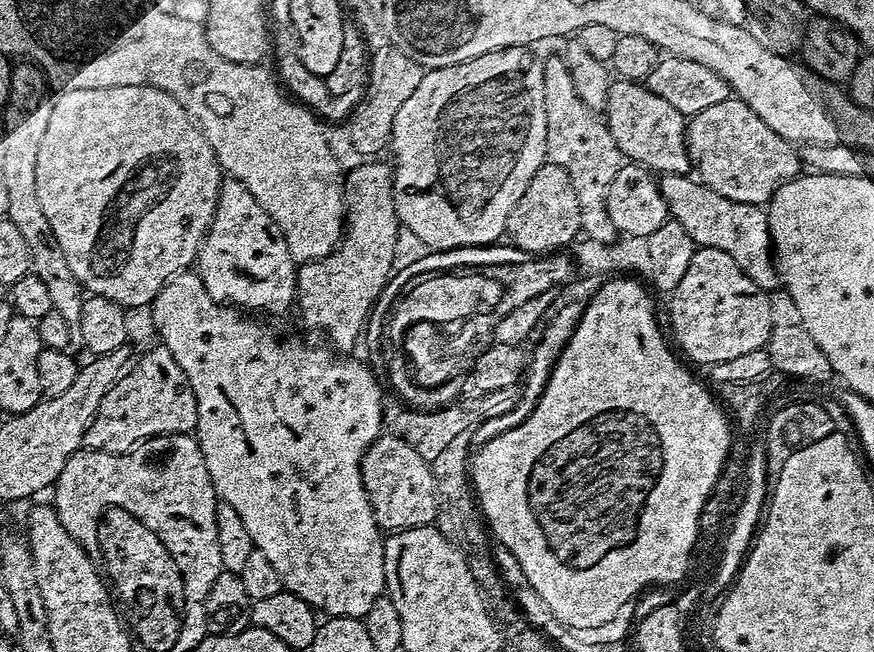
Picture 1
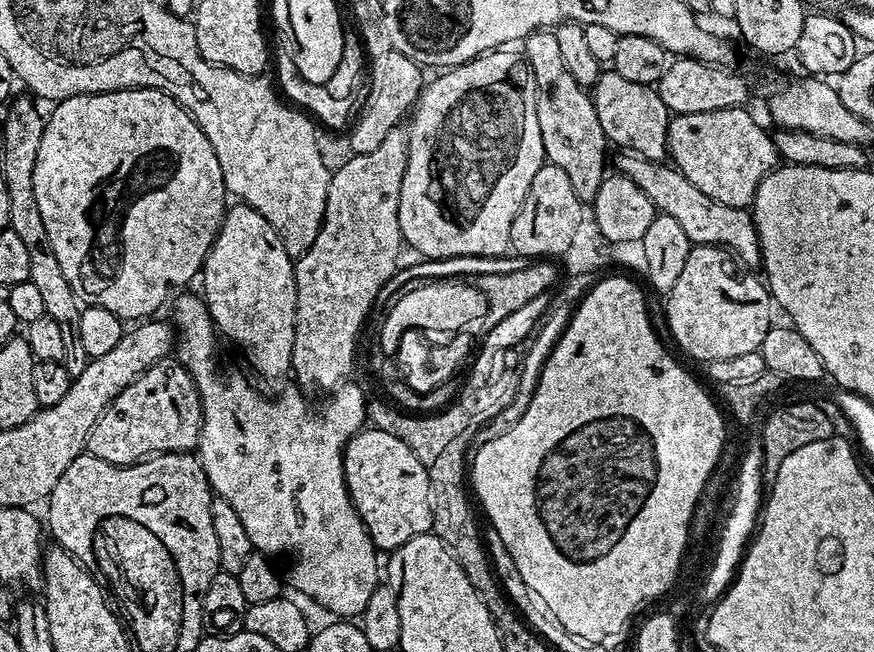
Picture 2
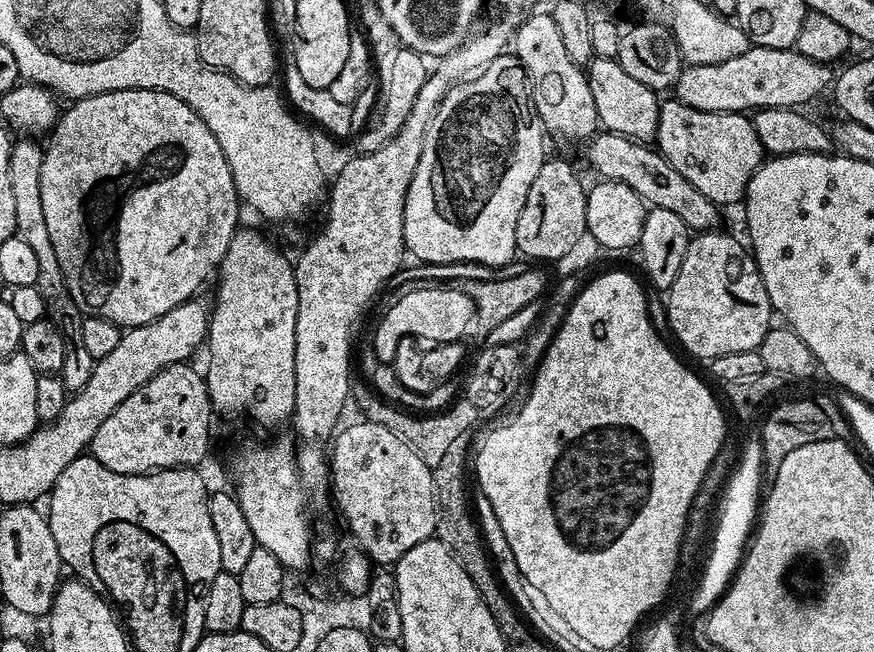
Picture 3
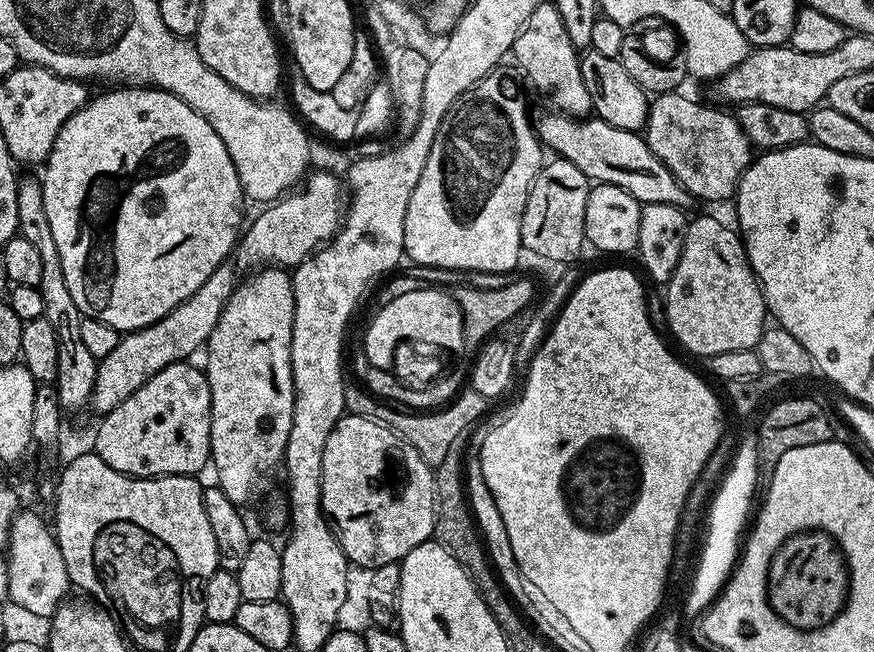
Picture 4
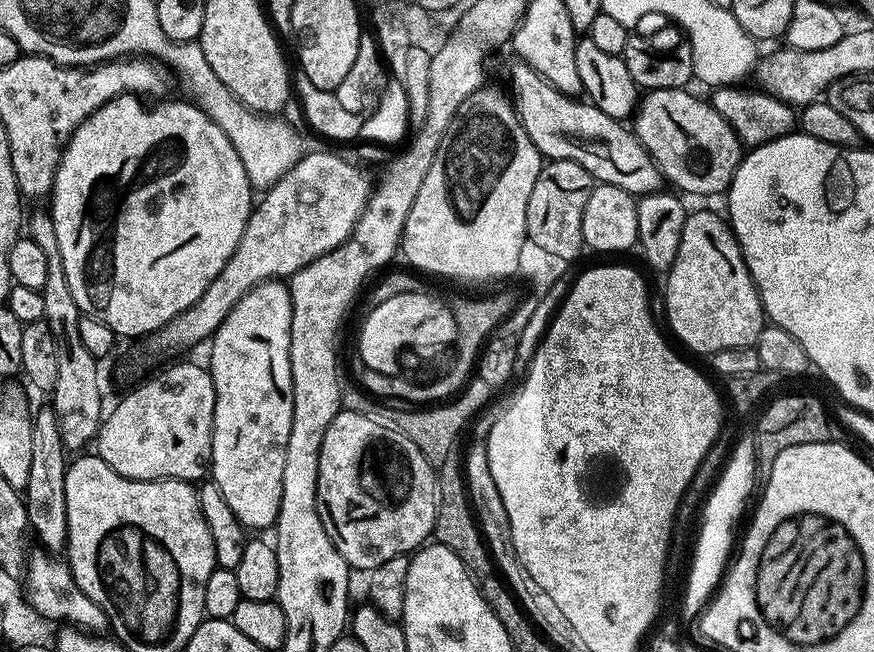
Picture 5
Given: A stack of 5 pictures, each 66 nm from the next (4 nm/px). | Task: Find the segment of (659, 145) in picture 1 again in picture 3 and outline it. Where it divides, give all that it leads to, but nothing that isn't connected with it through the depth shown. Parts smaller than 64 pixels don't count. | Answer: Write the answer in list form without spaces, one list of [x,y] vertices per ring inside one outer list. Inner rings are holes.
[[[596,56],[586,65],[586,71],[594,94],[594,107],[598,109],[599,127],[637,142],[655,141],[661,105],[657,93],[630,78],[615,59]]]

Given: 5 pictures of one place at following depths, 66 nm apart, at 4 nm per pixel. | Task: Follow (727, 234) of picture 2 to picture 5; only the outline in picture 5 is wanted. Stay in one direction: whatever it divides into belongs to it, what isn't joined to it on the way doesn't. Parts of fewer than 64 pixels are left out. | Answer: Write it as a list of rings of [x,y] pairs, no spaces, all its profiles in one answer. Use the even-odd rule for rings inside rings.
[[[516,62],[512,68],[510,99],[530,142],[534,142],[541,157],[548,160],[578,162],[582,170],[591,174],[593,181],[618,186],[635,196],[661,191],[664,184],[663,176],[635,133],[630,131],[627,123],[610,118],[610,114],[602,114],[602,110],[598,110],[590,102],[562,94],[557,88],[550,86],[550,82],[542,79],[531,66],[523,62]]]

